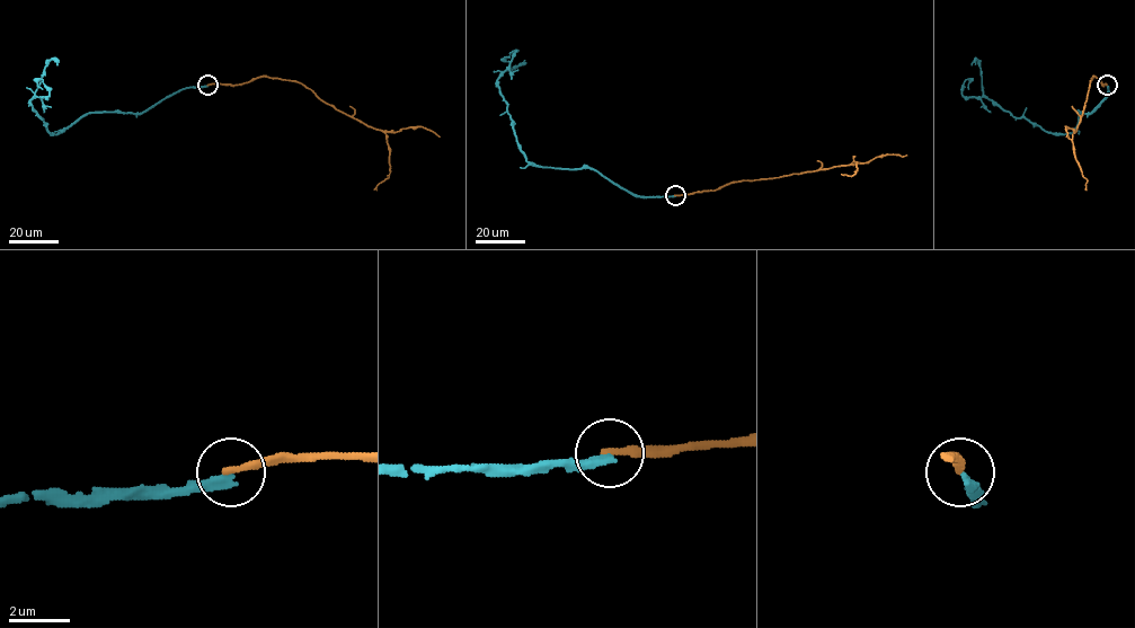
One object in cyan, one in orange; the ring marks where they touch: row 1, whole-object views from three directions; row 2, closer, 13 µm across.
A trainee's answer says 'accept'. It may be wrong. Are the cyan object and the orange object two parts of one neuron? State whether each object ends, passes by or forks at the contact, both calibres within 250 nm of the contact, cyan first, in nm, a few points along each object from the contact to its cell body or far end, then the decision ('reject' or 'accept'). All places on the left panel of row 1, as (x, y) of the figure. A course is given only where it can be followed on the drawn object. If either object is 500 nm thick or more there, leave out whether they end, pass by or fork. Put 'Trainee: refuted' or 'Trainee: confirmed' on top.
Trainee: refuted
cyan ends there; orange ends there; 280 nm thick on the cyan side, 240 nm on the other; cyan runs (207, 85), (184, 88), (139, 113), (88, 113), (58, 134), (30, 104), (49, 95), (40, 79), (42, 89); orange runs (207, 85), (240, 85), (264, 76), (295, 80), (337, 109), (382, 130), (388, 144), (389, 174), (374, 189); reject

